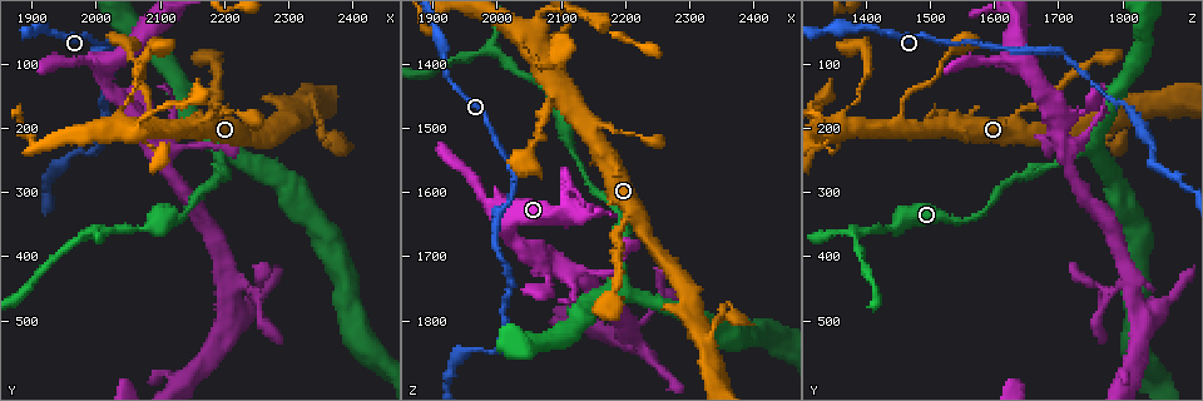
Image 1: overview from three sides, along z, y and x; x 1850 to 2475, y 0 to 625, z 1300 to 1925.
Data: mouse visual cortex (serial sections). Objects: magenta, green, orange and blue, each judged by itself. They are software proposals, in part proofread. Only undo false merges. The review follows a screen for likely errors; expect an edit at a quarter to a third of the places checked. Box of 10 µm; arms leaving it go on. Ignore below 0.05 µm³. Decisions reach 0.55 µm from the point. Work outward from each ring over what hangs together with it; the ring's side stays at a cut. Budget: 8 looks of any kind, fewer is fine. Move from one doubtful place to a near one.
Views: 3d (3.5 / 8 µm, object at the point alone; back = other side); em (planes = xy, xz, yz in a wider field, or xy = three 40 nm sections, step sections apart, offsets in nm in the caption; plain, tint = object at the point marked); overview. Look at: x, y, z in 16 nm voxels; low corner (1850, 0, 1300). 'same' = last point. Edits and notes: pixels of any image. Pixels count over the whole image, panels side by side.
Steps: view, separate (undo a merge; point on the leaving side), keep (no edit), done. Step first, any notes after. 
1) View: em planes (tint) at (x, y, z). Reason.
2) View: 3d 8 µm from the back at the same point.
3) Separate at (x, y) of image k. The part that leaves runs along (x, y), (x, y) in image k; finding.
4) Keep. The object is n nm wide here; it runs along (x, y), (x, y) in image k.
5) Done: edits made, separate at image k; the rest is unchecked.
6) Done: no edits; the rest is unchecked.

View: 3d 3.5 µm at (2000, 360, 1385). Arms part here.

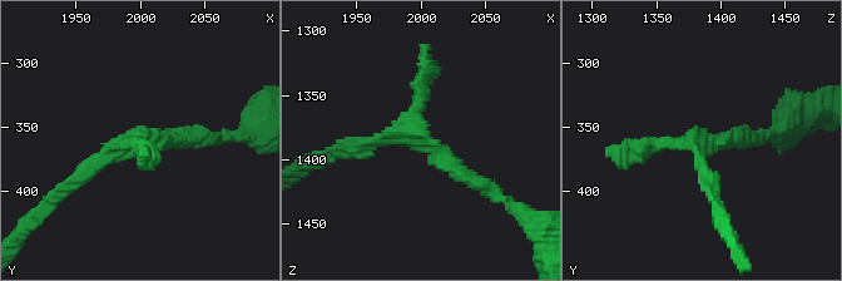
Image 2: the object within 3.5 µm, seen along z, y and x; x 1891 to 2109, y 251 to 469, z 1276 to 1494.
Keep. It runs along (495, 196), (430, 144), (357, 148) in image 2; all the same cell.

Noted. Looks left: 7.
View: 3d 3.5 µm at (1995, 240, 1850).

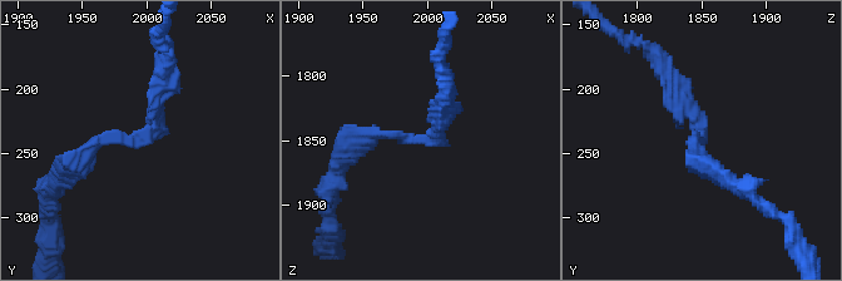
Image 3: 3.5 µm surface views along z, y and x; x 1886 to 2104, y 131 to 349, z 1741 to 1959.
View: em xy step 3 (tint) at (1994, 236, 1850). The arms are 200, 250 nm wide.

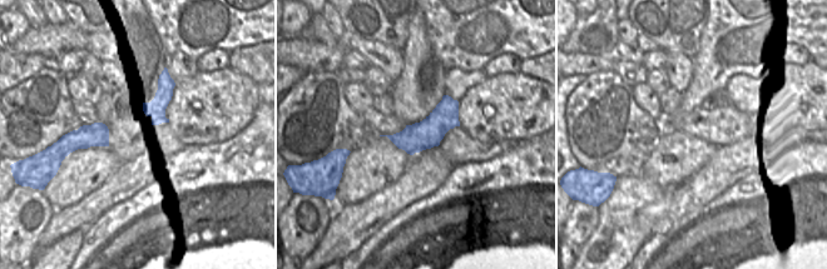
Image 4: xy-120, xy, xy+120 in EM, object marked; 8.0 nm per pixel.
Keep. It runs along (163, 73), (155, 123), (98, 142), (68, 169) in image 3; continuous, no second cell.

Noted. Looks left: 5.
View: 3d 3.5 µm at (2245, 460, 1780). Calibre changes.

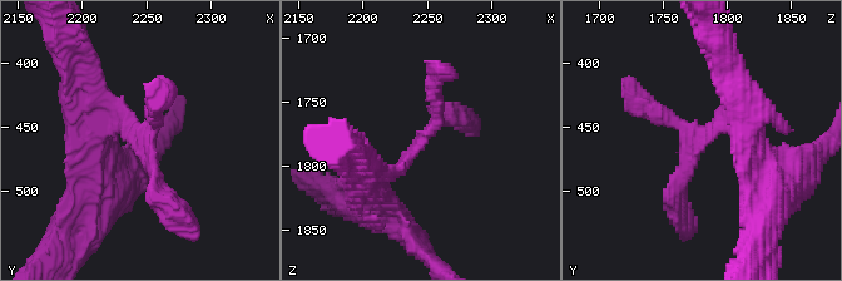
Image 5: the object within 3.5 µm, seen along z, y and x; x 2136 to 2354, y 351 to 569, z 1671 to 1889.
View: em xy step 5 (tint) at (2244, 458, 1782).

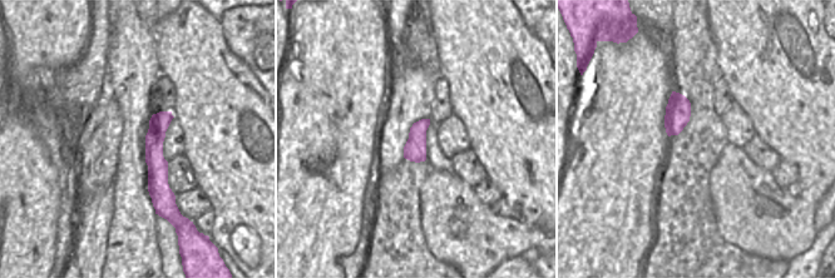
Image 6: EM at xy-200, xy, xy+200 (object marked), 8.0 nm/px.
Keep. One cell here.

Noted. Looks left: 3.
Done: no edits; the rest is unchecked.

